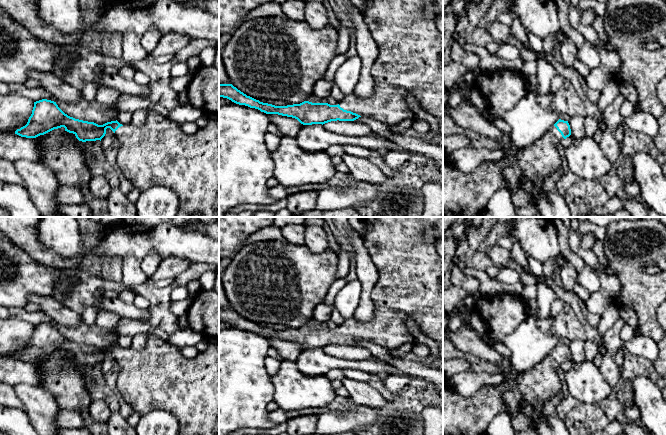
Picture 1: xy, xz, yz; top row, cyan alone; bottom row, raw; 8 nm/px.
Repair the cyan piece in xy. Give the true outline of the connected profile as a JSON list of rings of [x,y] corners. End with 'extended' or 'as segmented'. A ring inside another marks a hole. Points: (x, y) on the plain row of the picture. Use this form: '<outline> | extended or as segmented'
[[[42,323],[34,326],[27,348],[17,353],[15,358],[36,362],[61,351],[82,366],[101,365],[106,353],[110,352],[120,367],[117,394],[133,411],[140,416],[158,409],[170,412],[178,420],[179,435],[219,435],[219,345],[210,344],[194,358],[188,359],[168,340],[149,334],[147,344],[141,350],[122,349],[117,344],[98,349],[70,341],[56,326]]] | extended

